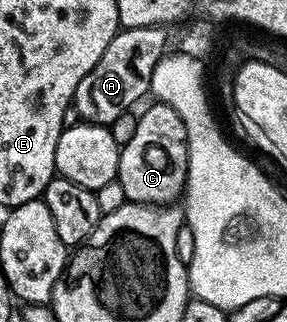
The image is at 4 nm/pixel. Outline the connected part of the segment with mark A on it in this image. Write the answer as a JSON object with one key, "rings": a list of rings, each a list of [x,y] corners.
{"rings":[[[161,25],[156,27],[136,27],[135,29],[119,28],[118,34],[108,43],[104,55],[100,55],[100,63],[80,79],[80,87],[76,87],[76,95],[72,106],[73,112],[83,121],[93,125],[111,126],[116,119],[127,116],[130,109],[143,96],[150,92],[152,71],[156,71],[156,63],[167,52],[167,30]]]}

